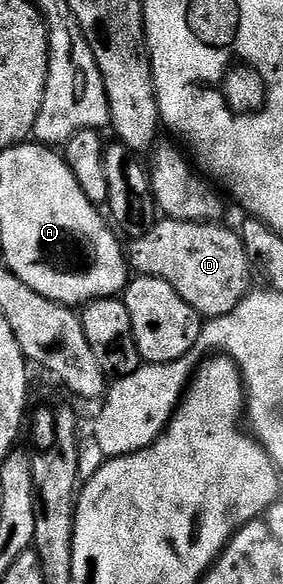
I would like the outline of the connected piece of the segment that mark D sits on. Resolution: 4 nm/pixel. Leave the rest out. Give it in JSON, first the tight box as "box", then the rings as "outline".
{"box":[129,218,253,319],"outline":[[[160,218],[141,237],[129,243],[129,267],[140,276],[163,278],[202,317],[216,319],[231,313],[252,290],[253,272],[242,234],[222,227],[222,222],[187,223]]]}

